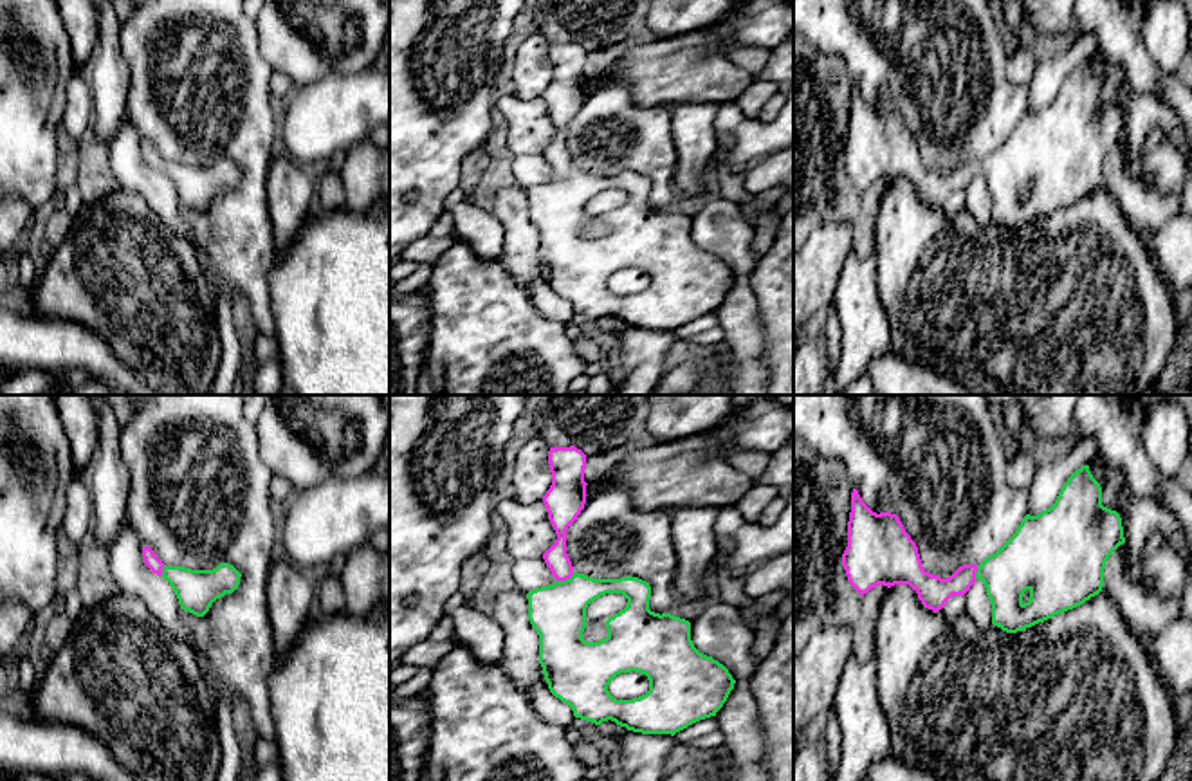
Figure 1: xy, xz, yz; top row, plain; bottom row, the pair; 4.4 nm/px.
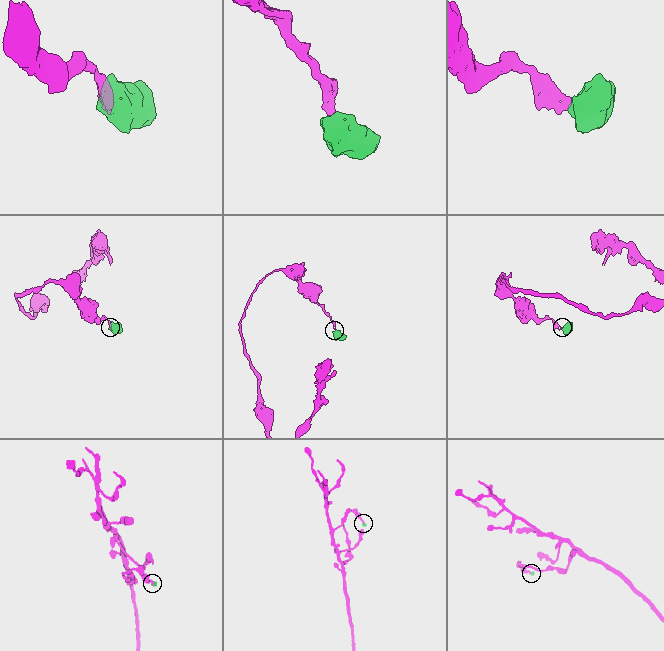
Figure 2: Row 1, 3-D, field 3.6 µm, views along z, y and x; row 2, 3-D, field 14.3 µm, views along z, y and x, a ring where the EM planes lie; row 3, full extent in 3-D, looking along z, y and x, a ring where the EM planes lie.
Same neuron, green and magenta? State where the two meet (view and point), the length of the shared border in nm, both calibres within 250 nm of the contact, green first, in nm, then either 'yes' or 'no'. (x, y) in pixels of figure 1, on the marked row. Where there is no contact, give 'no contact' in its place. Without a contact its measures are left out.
xz (567, 579) | 100 nm | 260/110 nm | yes

